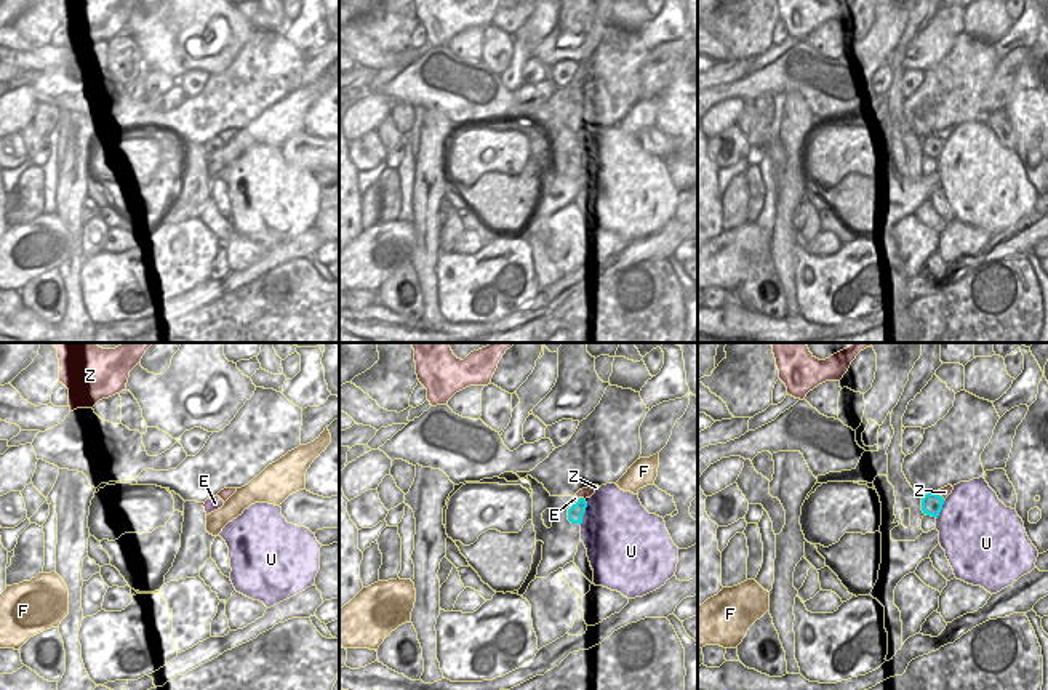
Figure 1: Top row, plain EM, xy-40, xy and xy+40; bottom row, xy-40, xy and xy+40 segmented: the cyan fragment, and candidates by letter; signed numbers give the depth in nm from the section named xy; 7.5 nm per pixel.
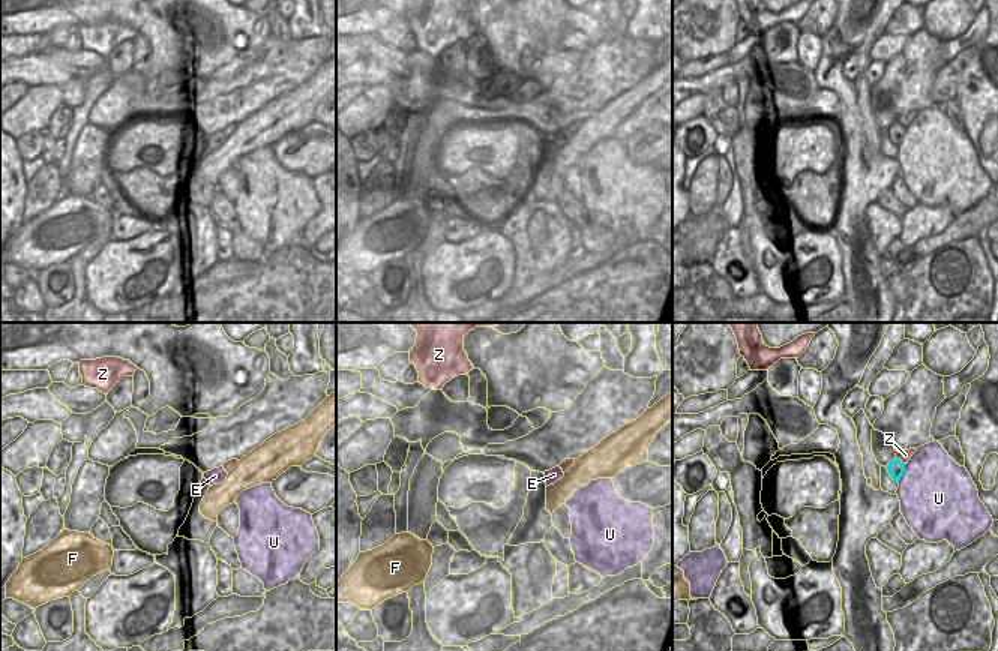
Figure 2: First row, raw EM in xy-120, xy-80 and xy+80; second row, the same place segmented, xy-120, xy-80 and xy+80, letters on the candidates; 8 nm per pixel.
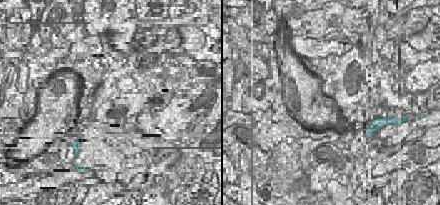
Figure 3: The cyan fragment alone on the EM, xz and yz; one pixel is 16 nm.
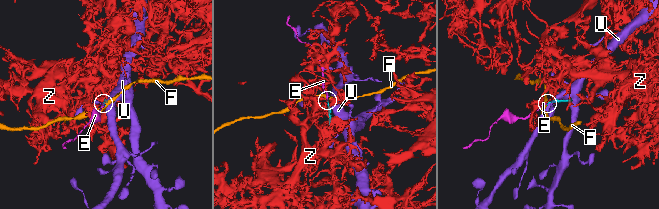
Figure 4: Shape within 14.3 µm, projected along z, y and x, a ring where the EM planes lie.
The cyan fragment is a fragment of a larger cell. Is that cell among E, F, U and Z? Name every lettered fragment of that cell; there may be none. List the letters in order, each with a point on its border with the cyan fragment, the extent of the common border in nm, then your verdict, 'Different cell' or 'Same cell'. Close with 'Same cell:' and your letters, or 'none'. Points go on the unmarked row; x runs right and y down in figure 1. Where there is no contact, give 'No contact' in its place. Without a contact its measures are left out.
E: Touches cyan at xy (578, 143). Shared border 80 nm. Same cell
F: No contact. Different cell
U: Touches cyan at xy (583, 154). Shared border 200 nm. Different cell
Z: Touches cyan at xy (583, 140). Shared border 60 nm. Different cell
Same cell: E

